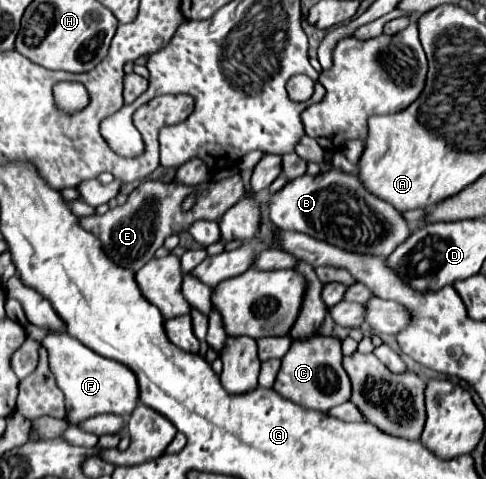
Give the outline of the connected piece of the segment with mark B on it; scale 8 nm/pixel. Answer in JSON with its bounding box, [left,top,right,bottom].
[267,170,411,258]

